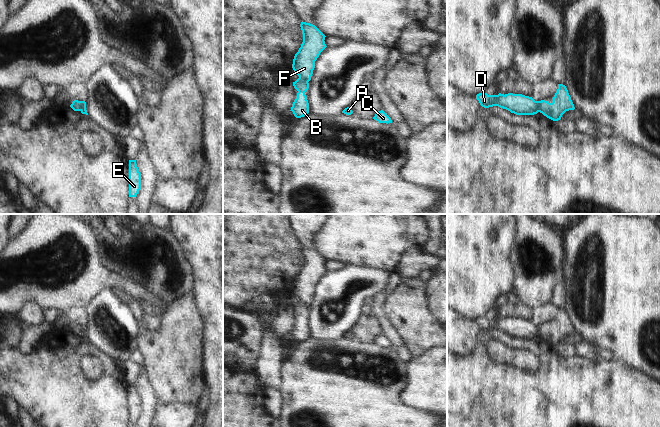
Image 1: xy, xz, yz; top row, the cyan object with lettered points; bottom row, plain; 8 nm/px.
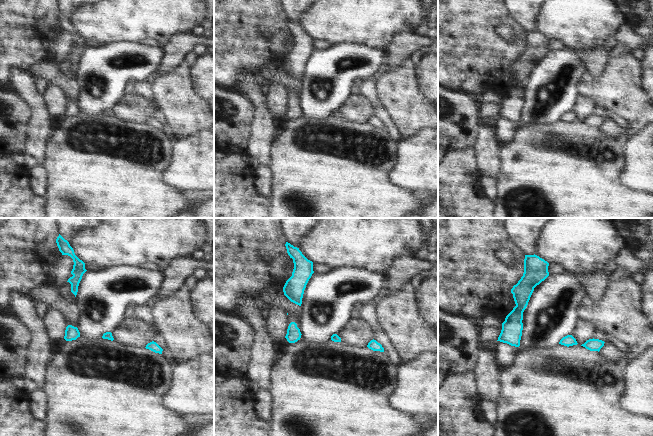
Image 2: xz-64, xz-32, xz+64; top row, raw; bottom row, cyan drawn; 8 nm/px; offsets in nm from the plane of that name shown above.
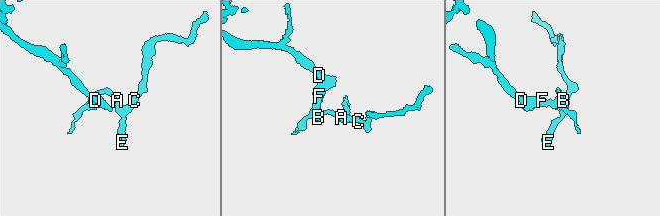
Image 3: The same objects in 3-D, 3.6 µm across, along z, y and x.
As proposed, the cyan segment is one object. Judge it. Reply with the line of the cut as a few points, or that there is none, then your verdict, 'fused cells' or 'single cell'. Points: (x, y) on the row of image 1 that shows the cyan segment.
cut in yz along (536, 101), (538, 111); fused cells

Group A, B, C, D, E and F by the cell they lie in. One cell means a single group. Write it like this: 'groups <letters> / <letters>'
groups A B C E / D F

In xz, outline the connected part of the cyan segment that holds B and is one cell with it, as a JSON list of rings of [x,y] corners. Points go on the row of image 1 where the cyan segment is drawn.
[[[299,77],[295,82],[293,82],[293,86],[298,93],[290,111],[293,112],[296,118],[301,118],[309,113],[309,103],[305,95],[305,92],[309,88],[309,83],[303,78]]]

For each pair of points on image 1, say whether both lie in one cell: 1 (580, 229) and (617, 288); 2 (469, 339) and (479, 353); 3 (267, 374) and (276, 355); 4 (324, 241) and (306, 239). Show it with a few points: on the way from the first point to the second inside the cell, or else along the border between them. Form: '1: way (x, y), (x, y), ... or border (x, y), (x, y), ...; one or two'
1: way (599, 231), (606, 245), (606, 255), (617, 269); one
2: border (481, 330), (476, 348), (466, 355), (458, 356); two
3: way (269, 369), (269, 362), (271, 360); one
4: border (323, 224), (314, 236), (312, 247); two

